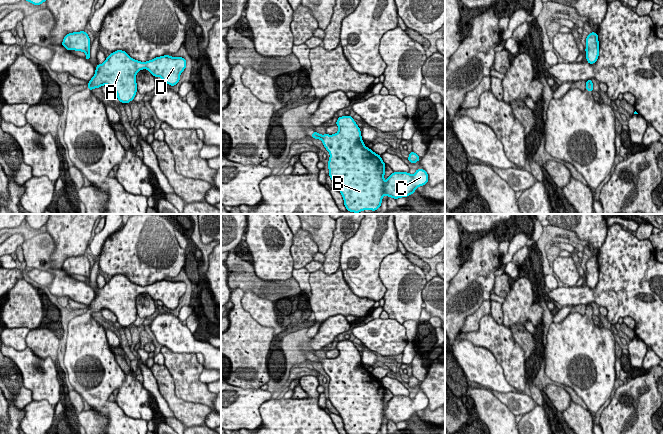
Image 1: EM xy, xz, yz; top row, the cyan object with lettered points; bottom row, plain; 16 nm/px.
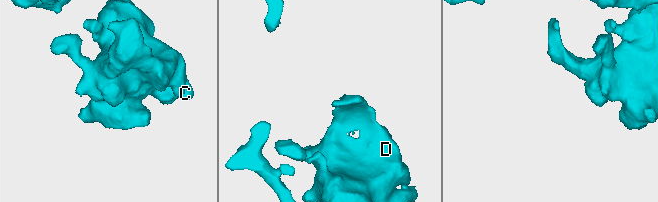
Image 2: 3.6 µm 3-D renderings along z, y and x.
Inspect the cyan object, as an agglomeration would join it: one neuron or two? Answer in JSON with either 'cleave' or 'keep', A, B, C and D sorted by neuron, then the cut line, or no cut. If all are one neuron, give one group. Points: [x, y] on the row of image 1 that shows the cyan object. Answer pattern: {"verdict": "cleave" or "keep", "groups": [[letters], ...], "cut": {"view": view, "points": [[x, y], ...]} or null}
{"verdict": "keep", "groups": [["A", "B", "C", "D"]], "cut": null}

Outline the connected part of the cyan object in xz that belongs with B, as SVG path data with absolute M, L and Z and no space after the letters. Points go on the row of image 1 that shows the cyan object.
M338 117L336 125L339 127L336 134L321 135L315 131L311 137L321 139L324 147L330 153L328 175L342 194L347 211L354 213L359 213L365 209L375 211L381 206L384 194L394 199L407 197L413 194L417 187L427 184L428 174L424 169L417 169L414 175L407 172L393 172L385 182L386 164L380 155L364 145L360 128L353 117Z

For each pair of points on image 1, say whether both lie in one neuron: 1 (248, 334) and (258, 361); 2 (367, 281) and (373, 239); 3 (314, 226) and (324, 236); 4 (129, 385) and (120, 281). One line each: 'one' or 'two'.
1: one
2: one
3: one
4: one

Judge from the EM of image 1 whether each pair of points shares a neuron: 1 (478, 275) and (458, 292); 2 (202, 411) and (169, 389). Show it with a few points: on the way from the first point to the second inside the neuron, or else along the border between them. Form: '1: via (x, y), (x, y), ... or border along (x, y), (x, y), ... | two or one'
1: via (473, 280), (463, 290) | one
2: via (192, 411), (185, 411), (173, 399) | one

